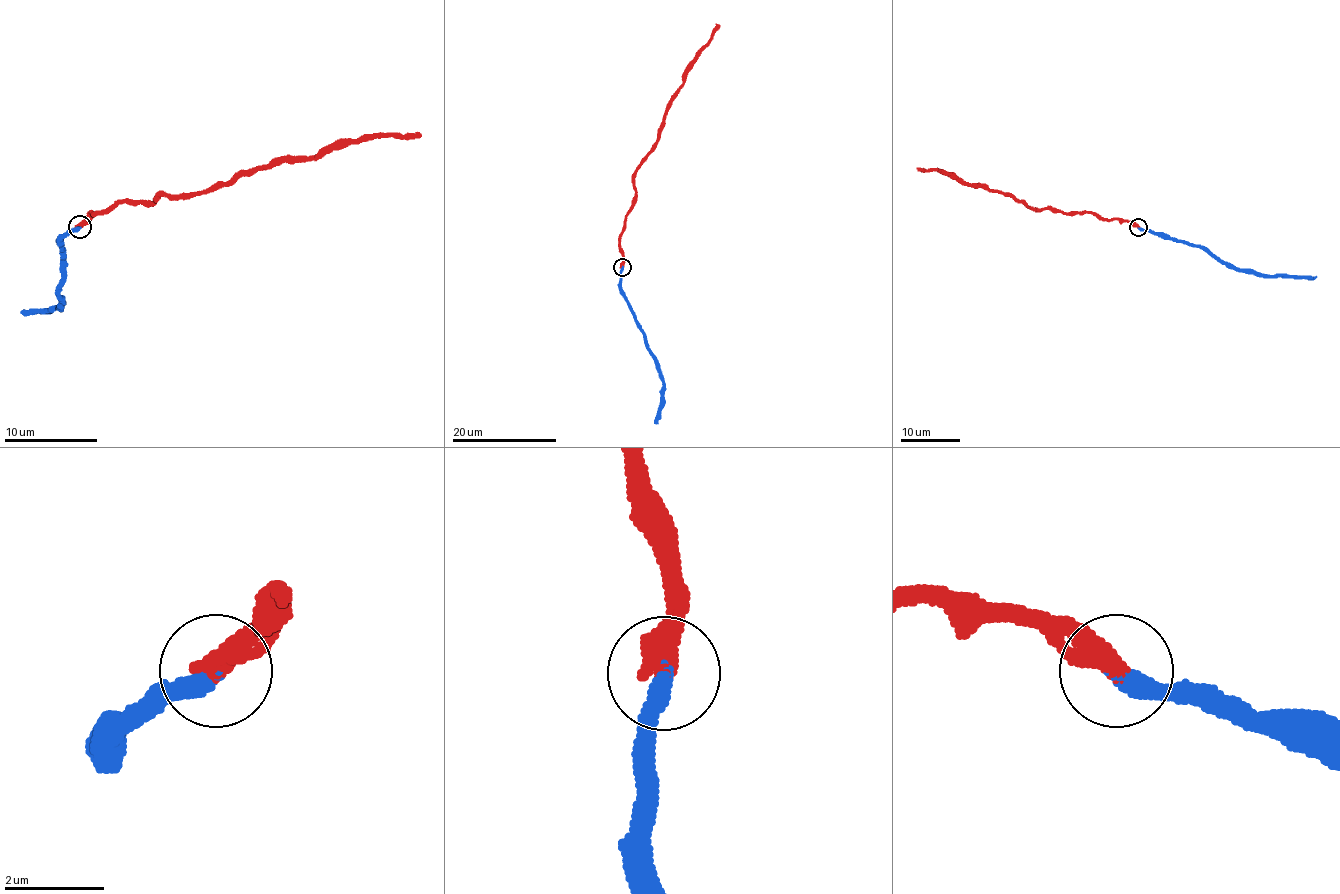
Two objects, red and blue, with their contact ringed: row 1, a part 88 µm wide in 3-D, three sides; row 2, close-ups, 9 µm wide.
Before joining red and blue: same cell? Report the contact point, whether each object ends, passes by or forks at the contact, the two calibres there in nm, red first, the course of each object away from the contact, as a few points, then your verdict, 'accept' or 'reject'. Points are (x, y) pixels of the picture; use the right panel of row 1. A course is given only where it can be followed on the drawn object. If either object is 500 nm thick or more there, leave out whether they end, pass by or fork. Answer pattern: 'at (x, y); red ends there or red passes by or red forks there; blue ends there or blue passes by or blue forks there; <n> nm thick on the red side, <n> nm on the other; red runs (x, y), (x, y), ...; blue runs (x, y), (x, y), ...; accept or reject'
at (1138, 227); red ends there; blue ends there; 480 nm thick on the red side, 360 nm on the other; red runs (1139, 228), (1128, 222), (1102, 220), (1093, 212), (1026, 208), (1015, 197), (917, 168); blue runs (1139, 228), (1204, 246), (1219, 259), (1263, 275), (1316, 276); reject

